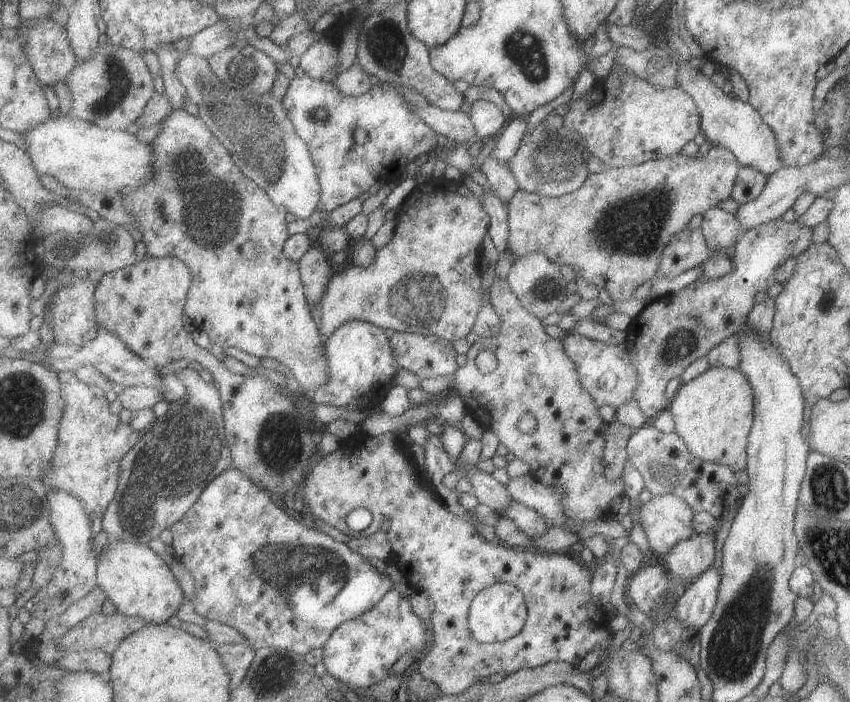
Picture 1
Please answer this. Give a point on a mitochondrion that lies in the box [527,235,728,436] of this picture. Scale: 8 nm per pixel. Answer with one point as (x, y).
(680, 344)

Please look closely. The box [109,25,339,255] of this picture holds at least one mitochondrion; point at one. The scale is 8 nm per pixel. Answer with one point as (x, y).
(208, 209)

